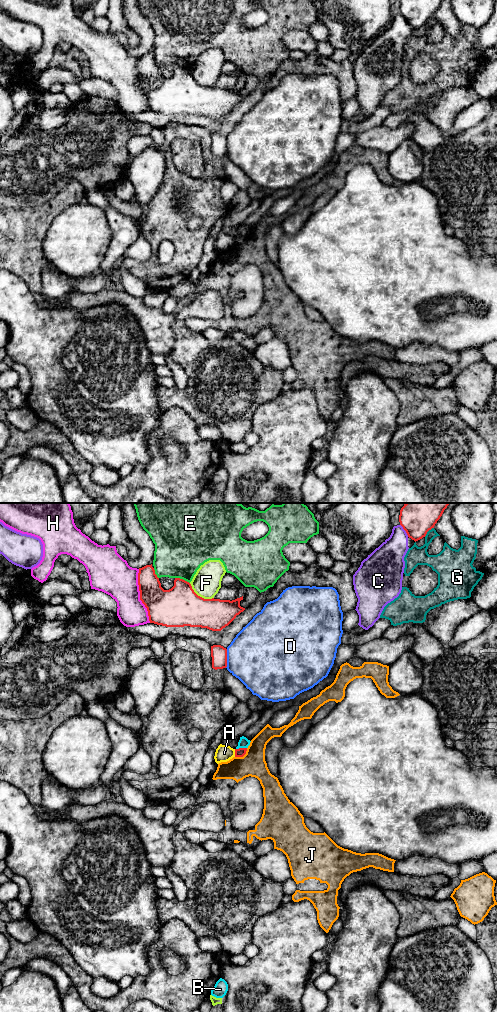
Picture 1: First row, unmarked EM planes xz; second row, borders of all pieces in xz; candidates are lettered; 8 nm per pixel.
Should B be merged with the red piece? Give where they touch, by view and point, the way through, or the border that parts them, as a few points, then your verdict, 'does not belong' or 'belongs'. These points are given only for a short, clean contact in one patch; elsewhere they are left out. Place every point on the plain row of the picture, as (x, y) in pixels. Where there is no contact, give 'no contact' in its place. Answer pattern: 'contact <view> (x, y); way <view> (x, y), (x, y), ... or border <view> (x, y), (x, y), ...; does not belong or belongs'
contact xz (241, 236); border xz (246, 235), (236, 237); does not belong

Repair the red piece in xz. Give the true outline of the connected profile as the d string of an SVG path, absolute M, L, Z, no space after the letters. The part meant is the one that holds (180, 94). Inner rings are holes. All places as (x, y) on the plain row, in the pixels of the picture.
M152 52L139 56L138 73L140 88L147 96L149 109L157 113L201 115L212 119L221 119L245 98L240 94L243 84L232 89L214 86L204 87L194 80L189 70L180 66L175 66L174 74L171 77L164 78Z

